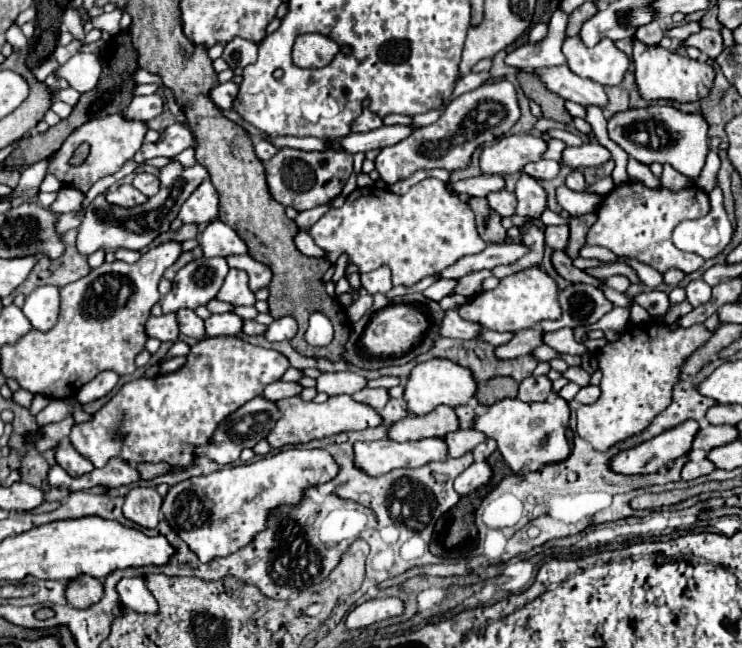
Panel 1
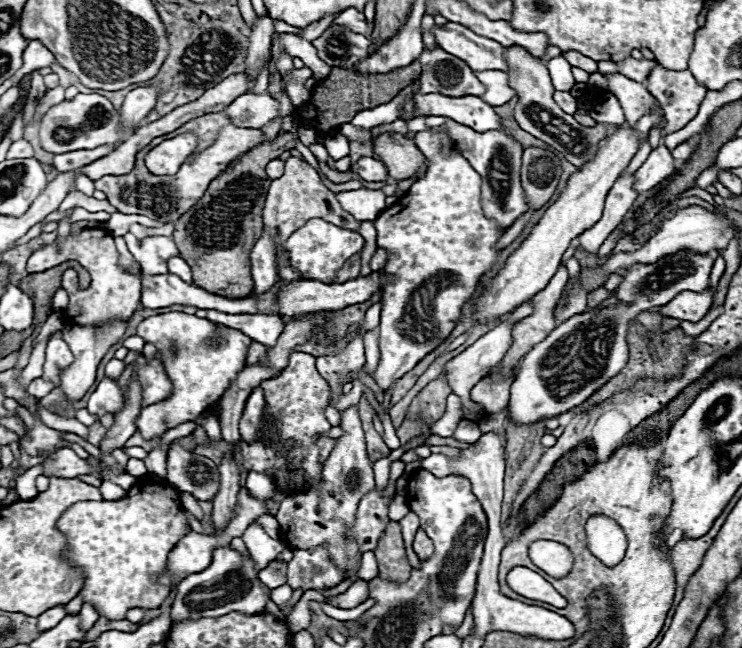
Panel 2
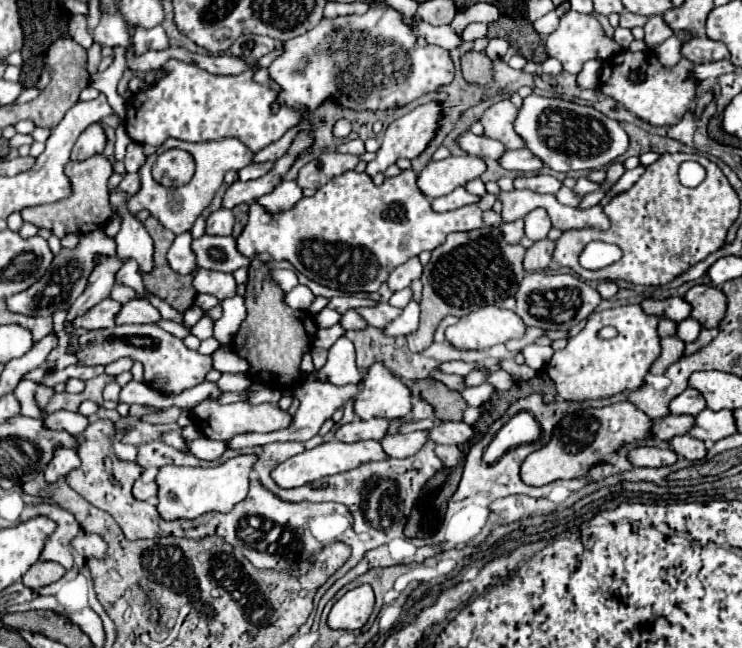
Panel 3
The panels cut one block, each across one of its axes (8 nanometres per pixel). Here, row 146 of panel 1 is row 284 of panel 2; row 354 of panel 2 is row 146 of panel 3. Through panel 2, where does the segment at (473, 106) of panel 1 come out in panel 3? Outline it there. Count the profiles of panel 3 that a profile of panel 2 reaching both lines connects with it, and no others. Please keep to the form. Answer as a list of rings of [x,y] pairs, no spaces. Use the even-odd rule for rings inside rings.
[[[430,102],[414,108],[406,116],[394,120],[382,138],[382,146],[376,152],[376,158],[368,162],[366,174],[376,176],[384,172],[398,158],[416,158],[436,134],[436,122],[440,118],[440,106]]]

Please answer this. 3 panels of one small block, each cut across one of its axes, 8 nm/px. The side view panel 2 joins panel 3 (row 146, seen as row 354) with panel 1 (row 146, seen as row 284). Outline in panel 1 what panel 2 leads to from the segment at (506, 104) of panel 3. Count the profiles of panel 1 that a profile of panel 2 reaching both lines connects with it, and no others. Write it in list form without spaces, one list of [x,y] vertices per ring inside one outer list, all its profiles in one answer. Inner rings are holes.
[[[550,138],[546,144],[548,144],[548,150],[542,156],[560,162],[562,160],[562,148],[566,148],[566,144],[562,140],[554,140],[554,138]]]

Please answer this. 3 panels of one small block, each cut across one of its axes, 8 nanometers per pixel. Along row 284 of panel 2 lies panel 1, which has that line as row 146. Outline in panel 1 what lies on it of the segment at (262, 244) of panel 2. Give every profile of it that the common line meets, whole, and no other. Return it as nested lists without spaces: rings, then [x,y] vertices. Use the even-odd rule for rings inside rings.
[[[268,140],[256,142],[256,144],[254,144],[254,150],[256,150],[256,156],[258,156],[262,162],[268,162],[268,160],[278,152],[278,148],[274,148]]]

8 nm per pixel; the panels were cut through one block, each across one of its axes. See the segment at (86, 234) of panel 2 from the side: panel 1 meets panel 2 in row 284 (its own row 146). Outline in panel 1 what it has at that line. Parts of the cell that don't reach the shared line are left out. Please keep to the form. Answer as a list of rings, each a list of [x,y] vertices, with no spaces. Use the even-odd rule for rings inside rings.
[[[114,114],[114,116],[104,116],[104,118],[94,118],[94,120],[88,120],[86,124],[82,124],[80,128],[76,128],[68,138],[66,142],[62,144],[62,148],[54,154],[54,160],[50,162],[48,166],[48,172],[54,174],[64,186],[70,186],[78,192],[88,192],[88,188],[108,176],[108,174],[114,174],[118,172],[124,162],[132,160],[134,154],[138,152],[138,148],[142,146],[142,140],[144,140],[144,134],[146,134],[146,124],[138,124],[136,120],[122,120],[122,114]],[[82,144],[90,144],[90,154],[88,158],[80,164],[80,166],[72,166],[70,164],[70,158],[74,154],[74,150]]]

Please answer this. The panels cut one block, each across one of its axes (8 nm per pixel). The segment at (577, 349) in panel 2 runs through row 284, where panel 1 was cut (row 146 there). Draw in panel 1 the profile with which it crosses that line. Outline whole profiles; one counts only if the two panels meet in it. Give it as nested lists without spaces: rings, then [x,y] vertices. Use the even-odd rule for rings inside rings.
[[[648,106],[642,110],[618,112],[608,120],[608,136],[638,162],[646,166],[654,162],[670,164],[690,182],[696,182],[700,178],[708,152],[706,120],[702,120],[702,116],[698,114],[684,114],[672,106]]]

